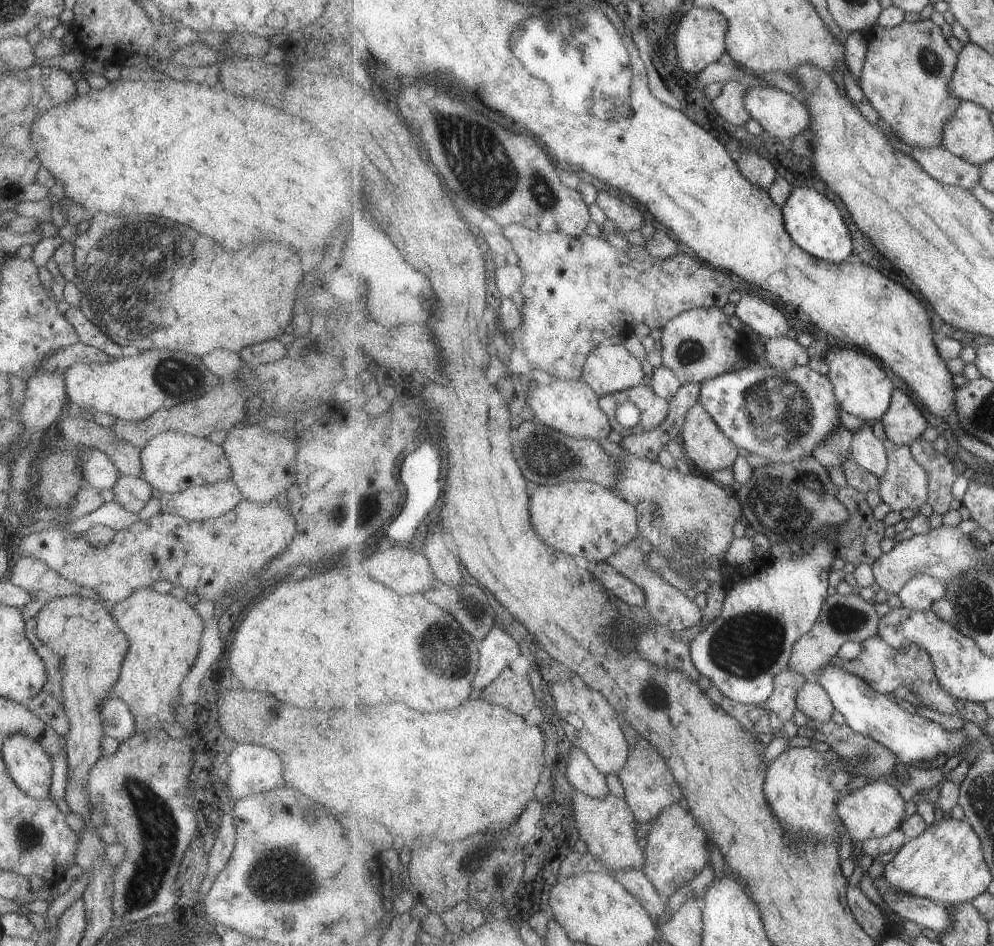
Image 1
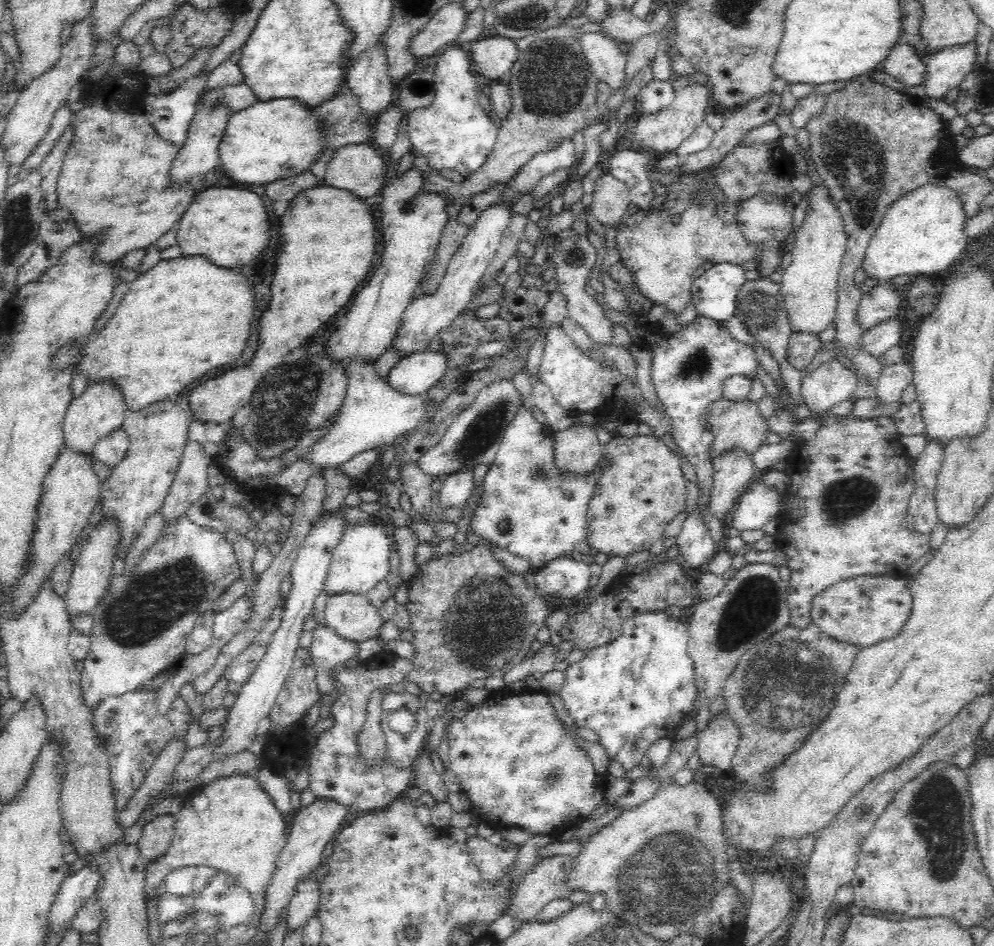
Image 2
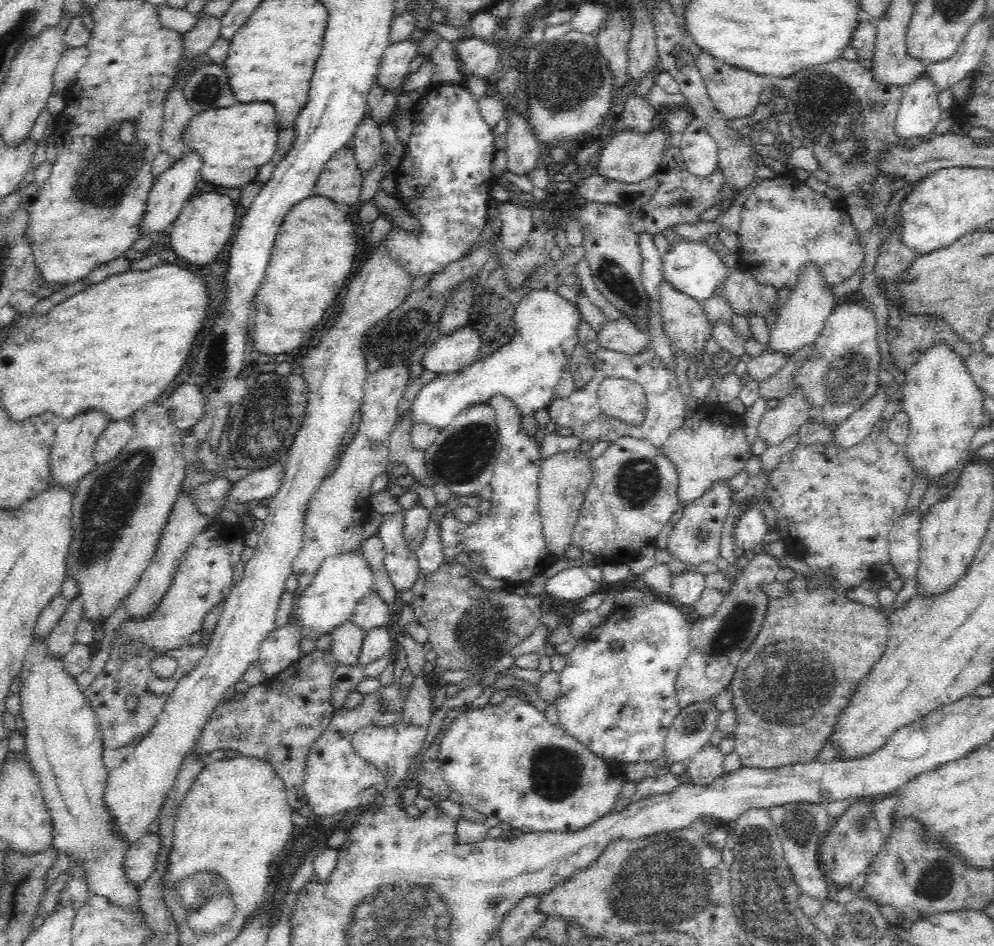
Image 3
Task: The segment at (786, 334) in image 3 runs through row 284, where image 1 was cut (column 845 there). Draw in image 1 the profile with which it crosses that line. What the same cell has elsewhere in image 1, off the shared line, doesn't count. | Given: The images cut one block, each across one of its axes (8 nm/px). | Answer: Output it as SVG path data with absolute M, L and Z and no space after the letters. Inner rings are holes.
M882 779L872 781L861 789L853 791L849 796L841 798L838 803L838 812L849 830L849 838L853 842L864 843L872 838L885 837L896 829L900 829L901 824L904 823L905 804L907 801L903 800L901 792Z

